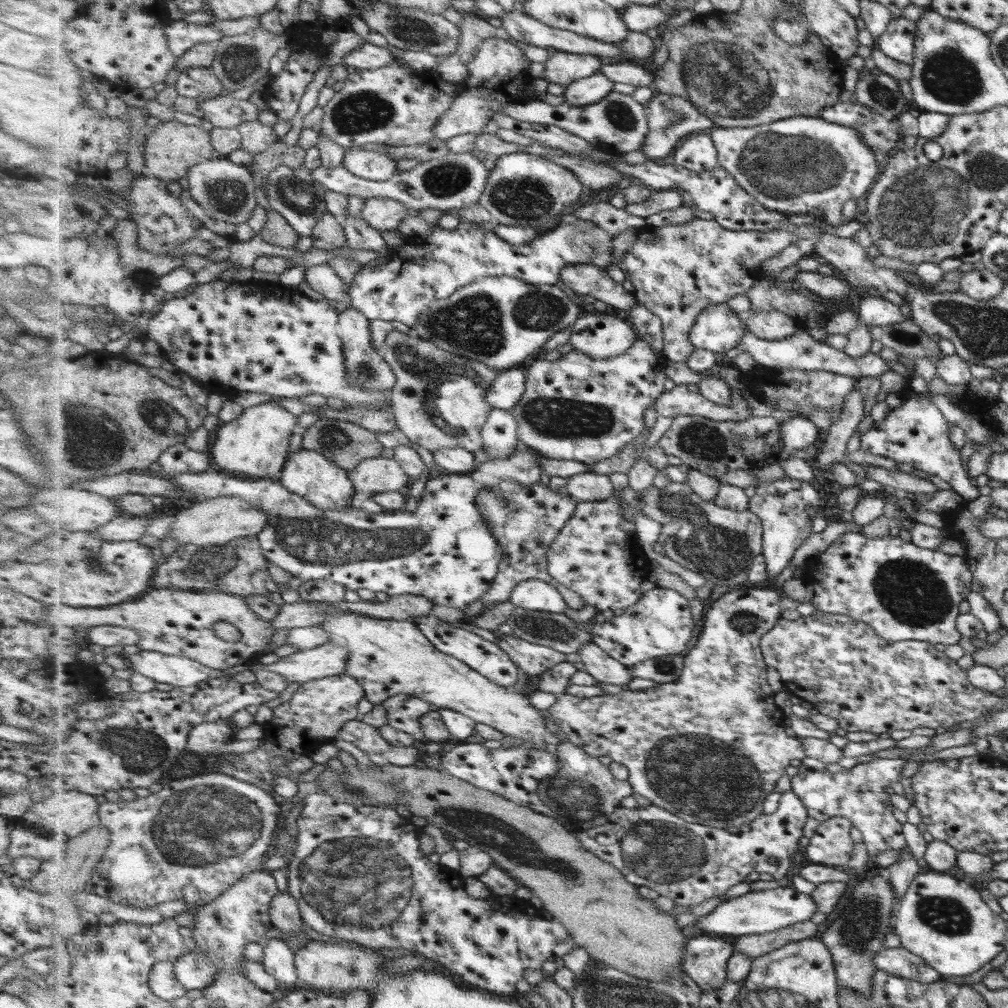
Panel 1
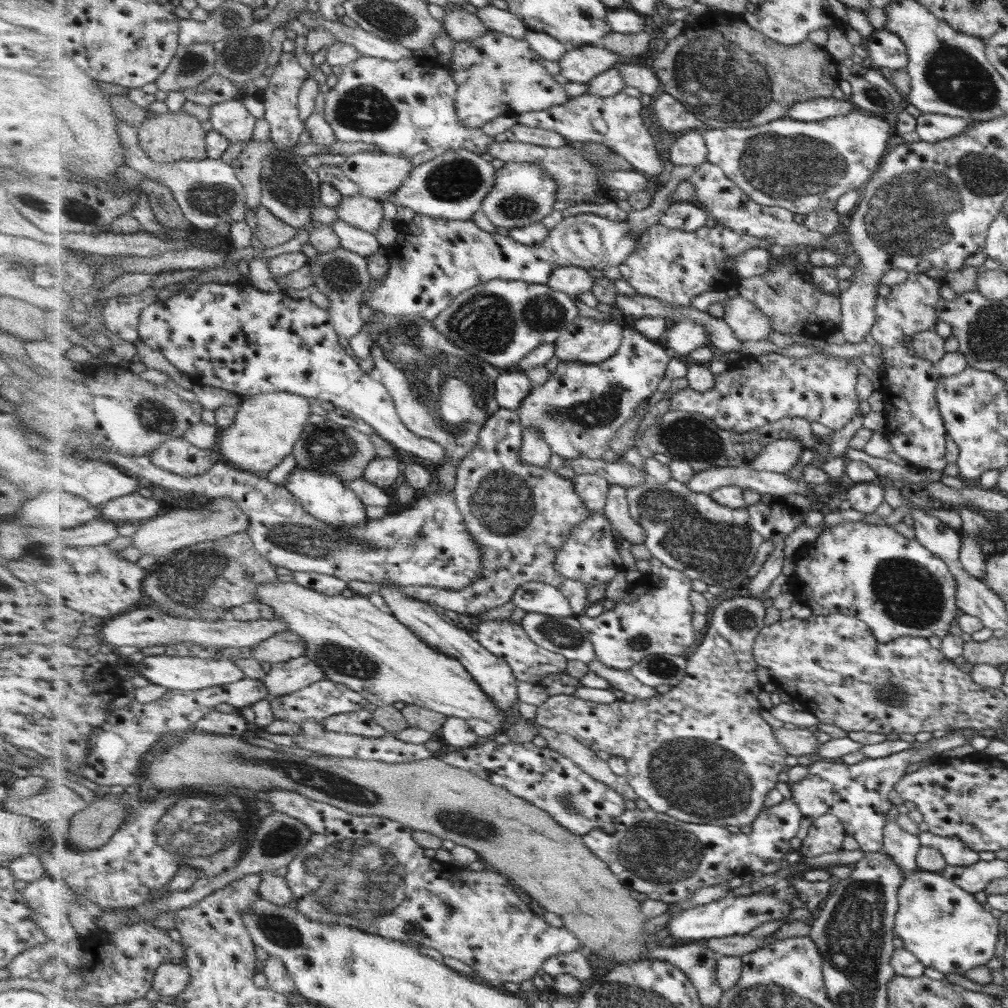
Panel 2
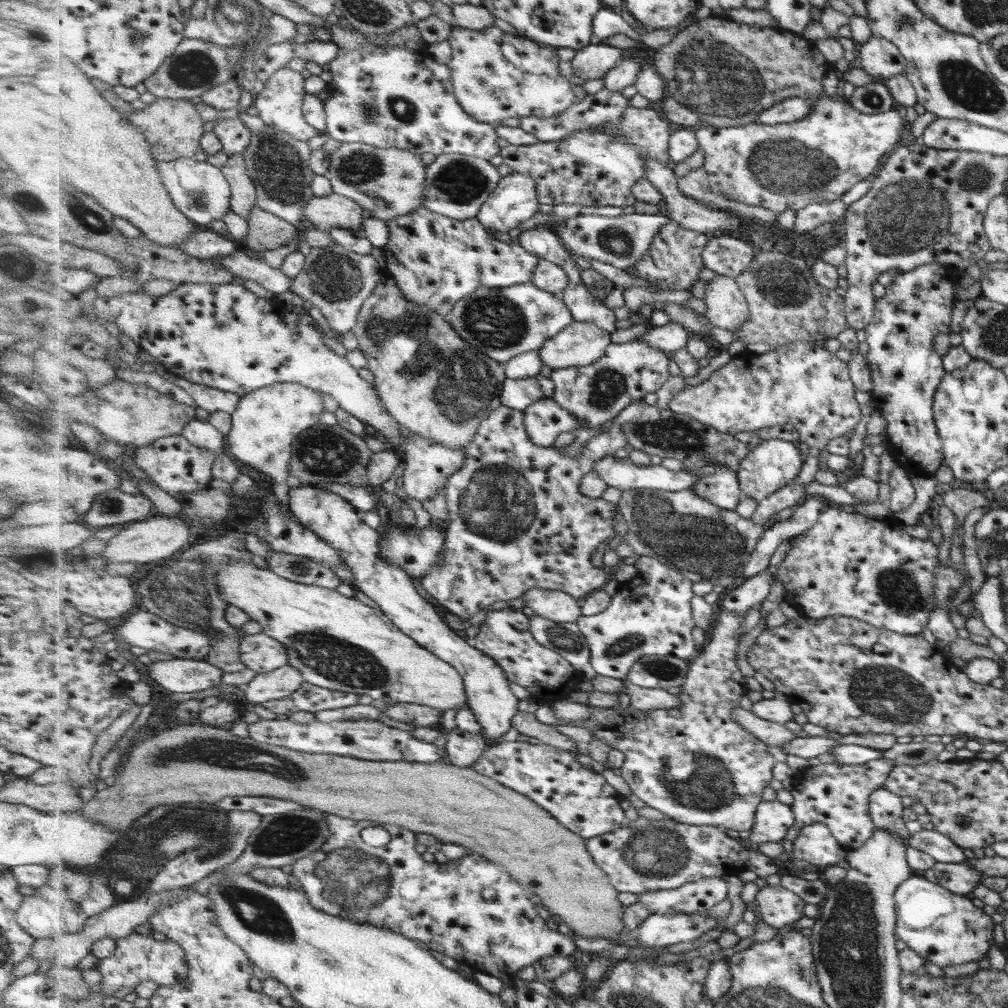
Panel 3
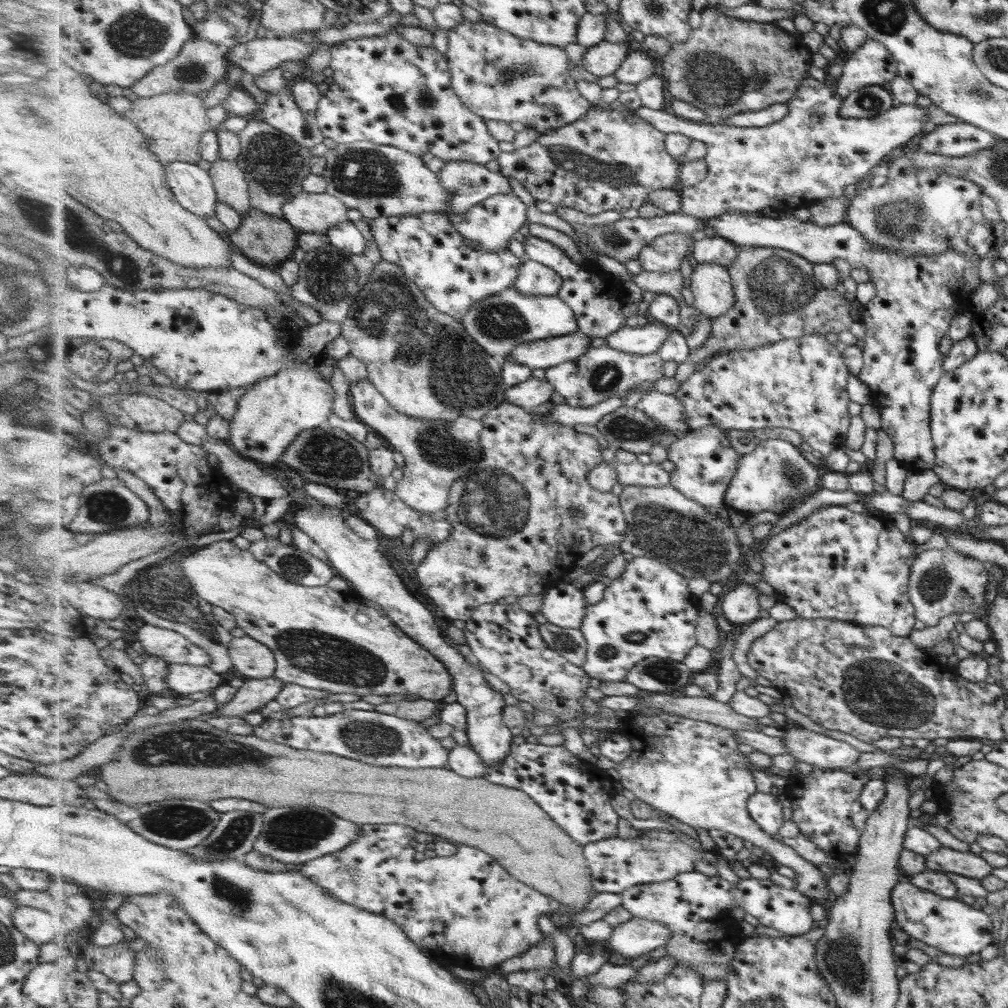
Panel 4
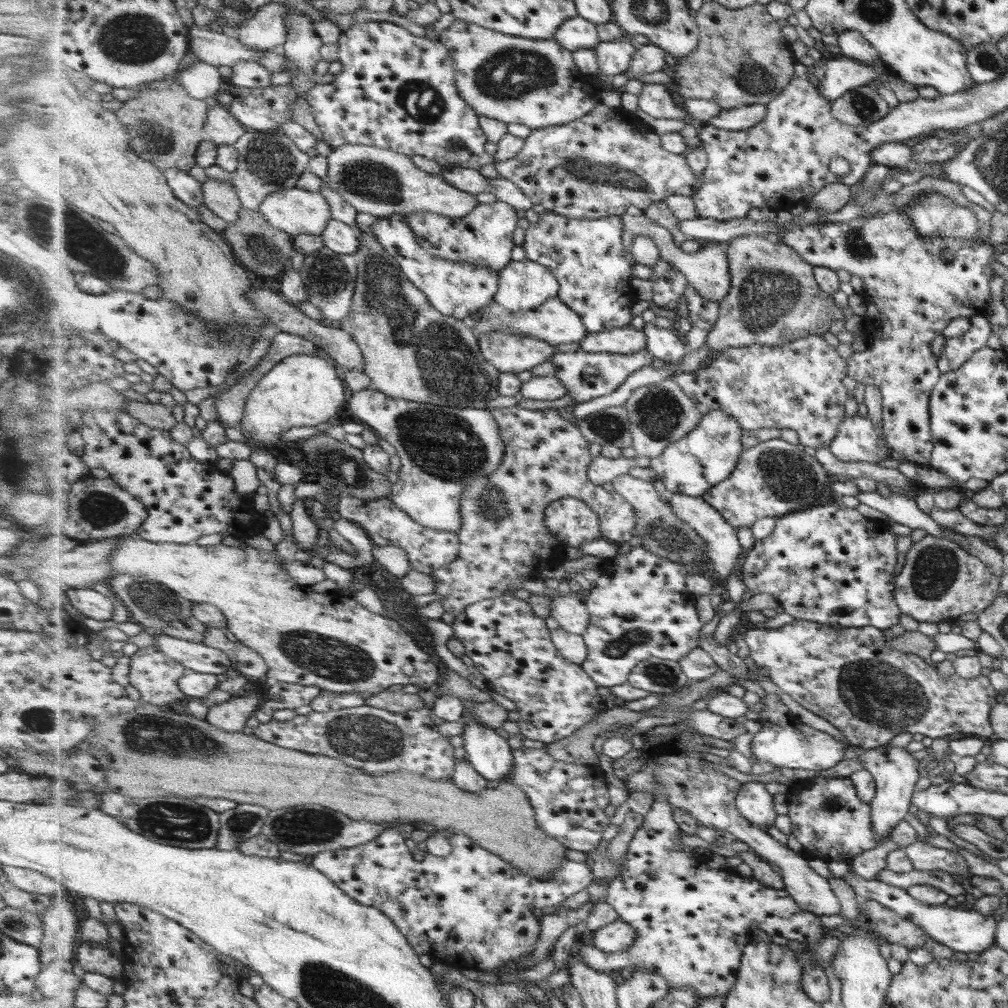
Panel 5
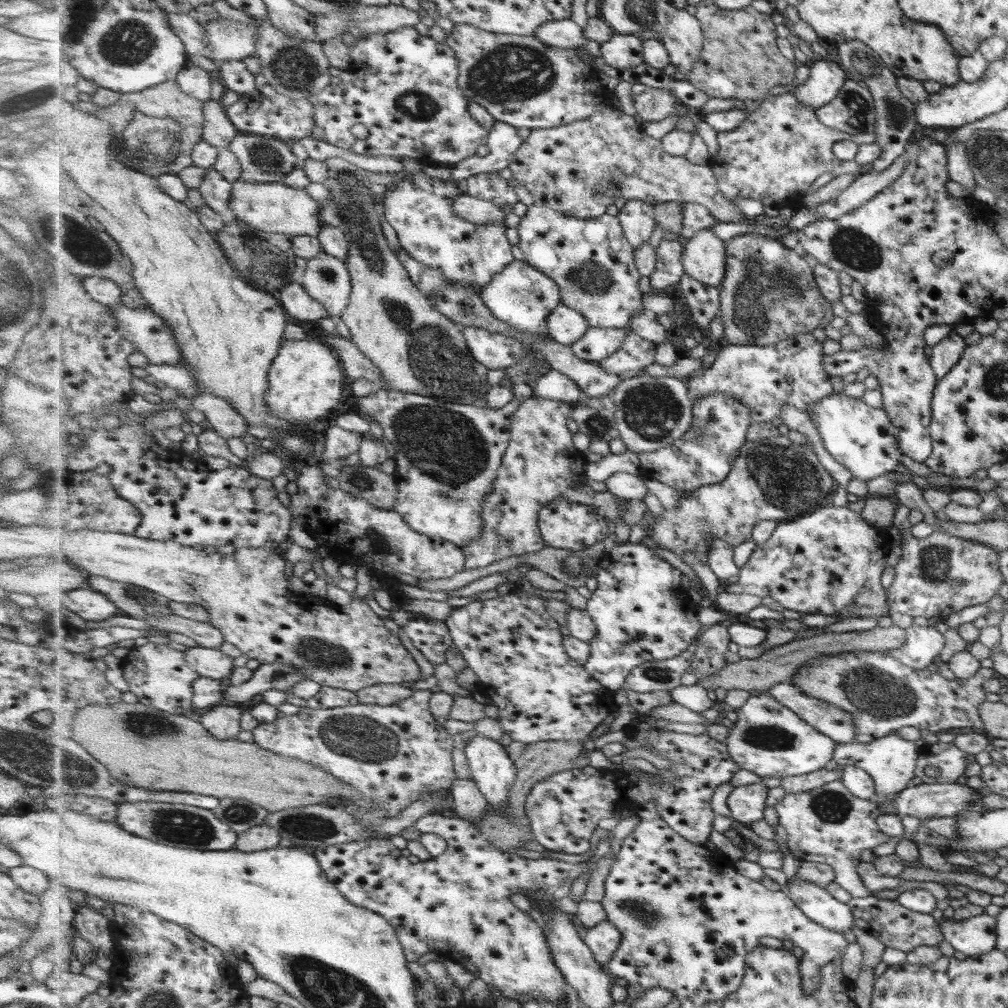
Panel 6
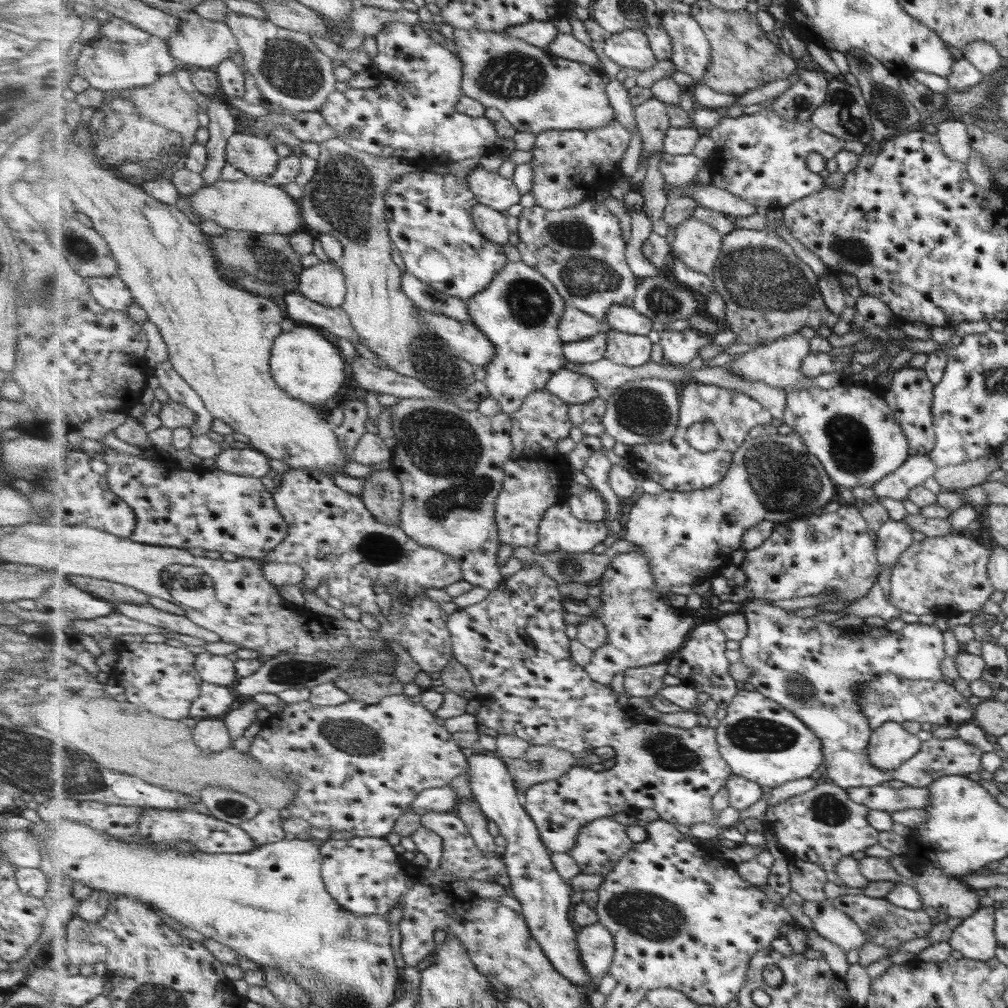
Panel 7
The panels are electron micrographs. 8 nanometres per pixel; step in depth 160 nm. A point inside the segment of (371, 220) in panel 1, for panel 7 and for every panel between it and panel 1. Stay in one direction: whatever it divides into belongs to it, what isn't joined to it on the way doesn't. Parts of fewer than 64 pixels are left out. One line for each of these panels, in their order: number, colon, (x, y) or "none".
2: (365, 213)
3: (334, 211)
4: (309, 213)
5: (297, 211)
6: (272, 207)
7: (251, 205)

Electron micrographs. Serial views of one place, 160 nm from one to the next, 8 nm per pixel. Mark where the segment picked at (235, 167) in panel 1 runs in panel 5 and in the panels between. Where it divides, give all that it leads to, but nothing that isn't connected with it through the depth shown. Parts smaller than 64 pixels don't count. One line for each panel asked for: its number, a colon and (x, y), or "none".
2: (208, 192)
3: (201, 191)
4: (191, 183)
5: (189, 189)

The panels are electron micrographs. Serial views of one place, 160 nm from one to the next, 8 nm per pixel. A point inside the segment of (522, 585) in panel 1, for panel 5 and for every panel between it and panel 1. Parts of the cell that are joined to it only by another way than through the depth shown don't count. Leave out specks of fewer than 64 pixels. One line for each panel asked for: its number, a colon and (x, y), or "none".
2: (534, 596)
3: (559, 606)
4: (565, 605)
5: (571, 613)

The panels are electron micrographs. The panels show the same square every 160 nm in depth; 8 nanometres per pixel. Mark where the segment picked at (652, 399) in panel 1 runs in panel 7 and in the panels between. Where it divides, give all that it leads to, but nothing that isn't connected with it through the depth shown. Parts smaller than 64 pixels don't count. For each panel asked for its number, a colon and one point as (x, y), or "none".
2: (578, 410)
3: (596, 394)
4: (603, 372)
5: (587, 375)
6: (637, 352)
7: (623, 348)

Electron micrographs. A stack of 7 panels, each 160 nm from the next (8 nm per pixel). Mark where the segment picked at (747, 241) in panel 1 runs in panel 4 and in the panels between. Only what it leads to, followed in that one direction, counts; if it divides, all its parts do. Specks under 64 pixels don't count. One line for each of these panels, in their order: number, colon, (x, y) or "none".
2: (670, 264)
3: (674, 261)
4: (665, 254)

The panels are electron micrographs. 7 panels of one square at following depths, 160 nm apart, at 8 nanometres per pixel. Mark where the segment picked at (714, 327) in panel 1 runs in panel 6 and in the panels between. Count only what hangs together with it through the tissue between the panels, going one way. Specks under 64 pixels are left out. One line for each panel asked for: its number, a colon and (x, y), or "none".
2: (683, 337)
3: (672, 337)
4: (648, 339)
5: (632, 338)
6: (597, 344)

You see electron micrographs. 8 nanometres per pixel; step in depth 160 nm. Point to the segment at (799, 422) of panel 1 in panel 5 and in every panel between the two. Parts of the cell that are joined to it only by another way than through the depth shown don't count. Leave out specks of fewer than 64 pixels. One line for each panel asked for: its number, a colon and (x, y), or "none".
2: (780, 456)
3: (775, 463)
4: (776, 474)
5: (775, 478)

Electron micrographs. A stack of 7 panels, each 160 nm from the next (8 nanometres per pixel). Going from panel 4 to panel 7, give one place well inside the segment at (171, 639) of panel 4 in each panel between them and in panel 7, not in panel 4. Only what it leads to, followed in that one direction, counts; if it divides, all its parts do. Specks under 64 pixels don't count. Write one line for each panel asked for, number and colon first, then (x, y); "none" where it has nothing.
5: (196, 656)
6: (209, 662)
7: (217, 669)

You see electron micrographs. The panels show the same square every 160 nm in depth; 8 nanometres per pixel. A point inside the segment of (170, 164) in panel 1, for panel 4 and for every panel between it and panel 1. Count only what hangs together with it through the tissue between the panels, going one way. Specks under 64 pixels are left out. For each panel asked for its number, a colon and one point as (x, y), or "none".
2: (173, 136)
3: (173, 127)
4: (173, 123)

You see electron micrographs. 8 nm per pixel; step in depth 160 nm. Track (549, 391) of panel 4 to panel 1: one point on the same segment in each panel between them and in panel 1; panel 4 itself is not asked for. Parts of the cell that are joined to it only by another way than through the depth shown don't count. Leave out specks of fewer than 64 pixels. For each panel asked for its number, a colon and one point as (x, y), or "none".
1: (506, 392)
2: (511, 388)
3: (520, 394)

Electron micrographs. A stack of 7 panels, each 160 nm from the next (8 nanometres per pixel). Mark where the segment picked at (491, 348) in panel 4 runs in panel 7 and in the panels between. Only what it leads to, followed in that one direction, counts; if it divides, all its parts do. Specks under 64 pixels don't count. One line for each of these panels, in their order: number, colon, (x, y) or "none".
5: (553, 321)
6: (566, 325)
7: (576, 325)

